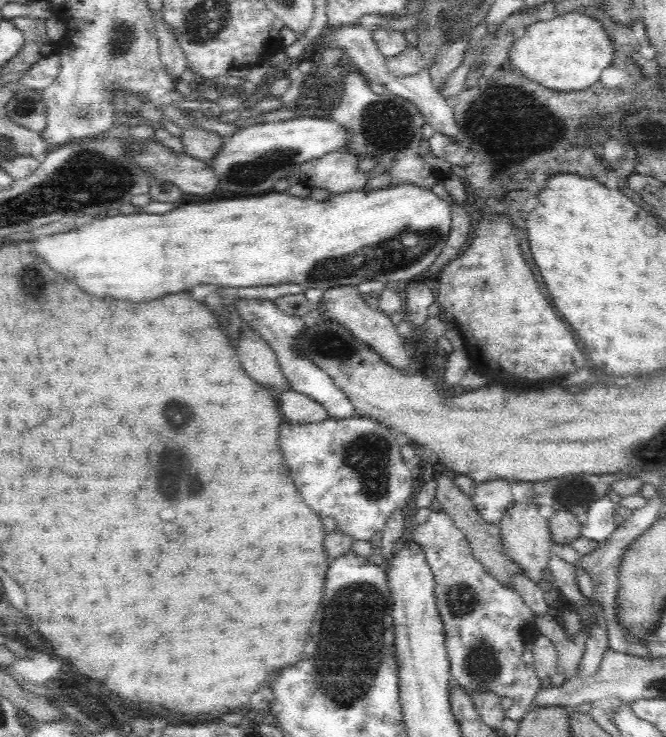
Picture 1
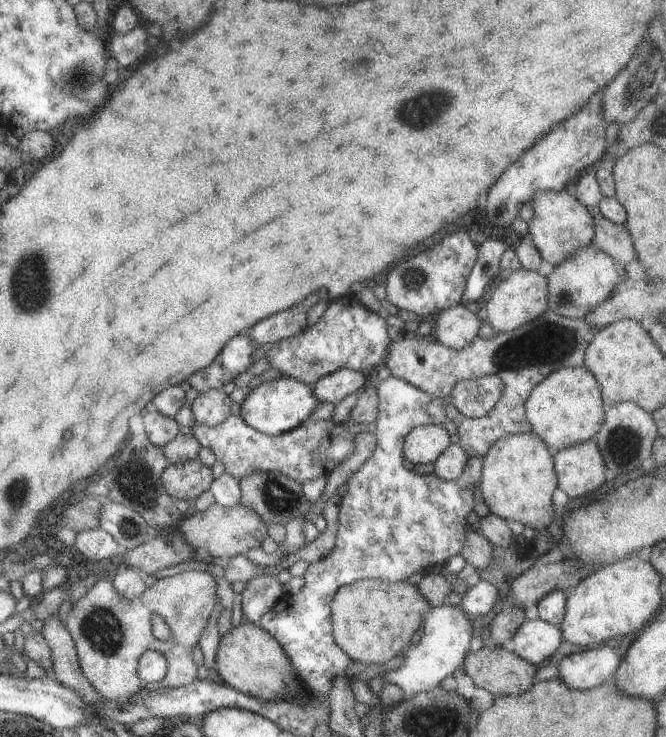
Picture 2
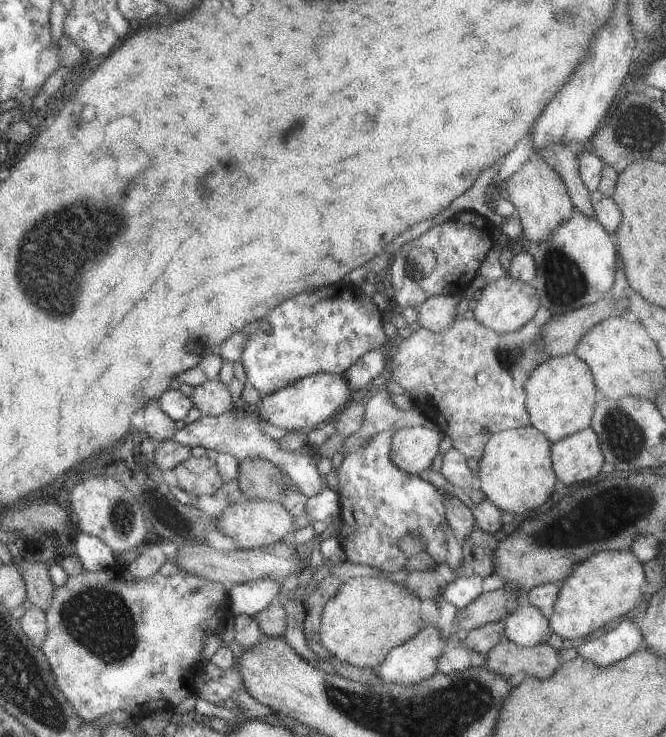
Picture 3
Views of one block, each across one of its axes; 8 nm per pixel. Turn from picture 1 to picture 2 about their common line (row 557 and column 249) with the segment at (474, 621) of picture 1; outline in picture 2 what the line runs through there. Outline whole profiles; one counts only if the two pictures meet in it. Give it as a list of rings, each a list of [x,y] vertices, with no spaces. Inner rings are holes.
[[[235,411],[212,427],[194,424],[191,434],[201,447],[213,452],[223,466],[223,472],[237,482],[247,474],[268,472],[282,474],[299,484],[331,474],[337,463],[351,455],[355,438],[341,429],[341,423],[333,424],[329,419],[311,421],[309,418],[291,430],[267,436],[247,426]]]

